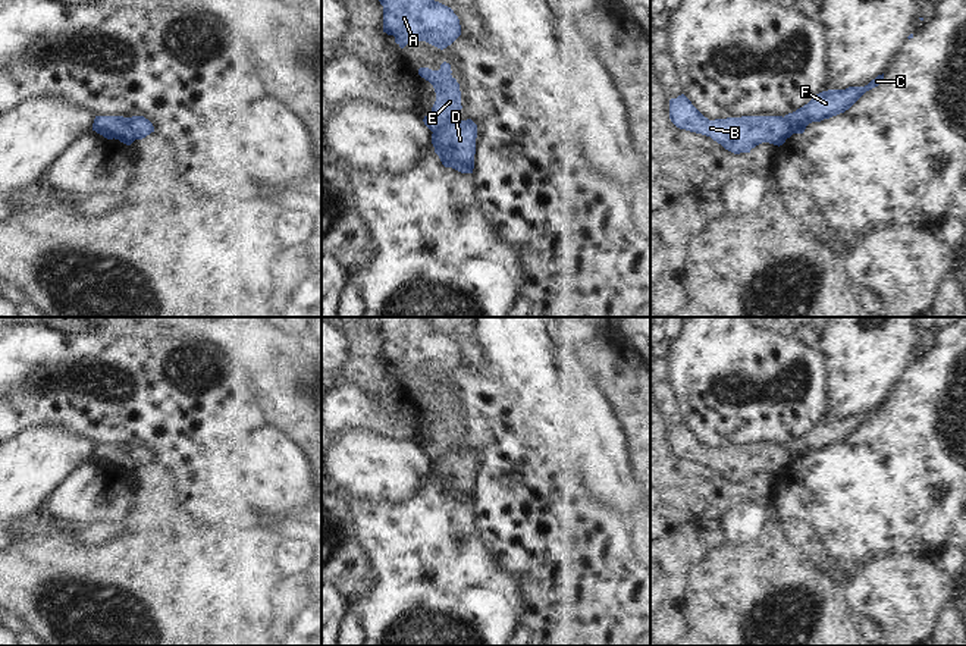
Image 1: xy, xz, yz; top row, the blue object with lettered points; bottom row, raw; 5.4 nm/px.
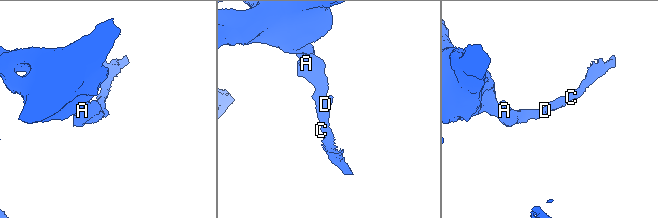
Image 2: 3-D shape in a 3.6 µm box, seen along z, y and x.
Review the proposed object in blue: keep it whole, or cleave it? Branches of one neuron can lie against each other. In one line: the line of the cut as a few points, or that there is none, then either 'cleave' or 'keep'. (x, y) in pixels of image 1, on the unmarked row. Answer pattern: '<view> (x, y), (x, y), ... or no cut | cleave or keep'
xy (116, 445), (126, 452), (134, 469) | cleave

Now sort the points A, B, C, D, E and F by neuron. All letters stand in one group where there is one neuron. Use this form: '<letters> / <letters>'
A B E / C D F

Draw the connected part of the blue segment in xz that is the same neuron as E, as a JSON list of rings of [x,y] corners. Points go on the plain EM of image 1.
[[[443,391],[439,399],[429,396],[420,396],[418,404],[429,410],[436,421],[436,430],[432,436],[432,442],[424,445],[424,454],[435,461],[448,451],[458,449],[461,435],[460,413],[451,404],[451,393]]]

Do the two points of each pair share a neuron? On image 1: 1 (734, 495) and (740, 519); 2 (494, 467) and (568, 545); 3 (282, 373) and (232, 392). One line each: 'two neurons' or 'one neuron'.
1: two neurons
2: one neuron
3: two neurons

